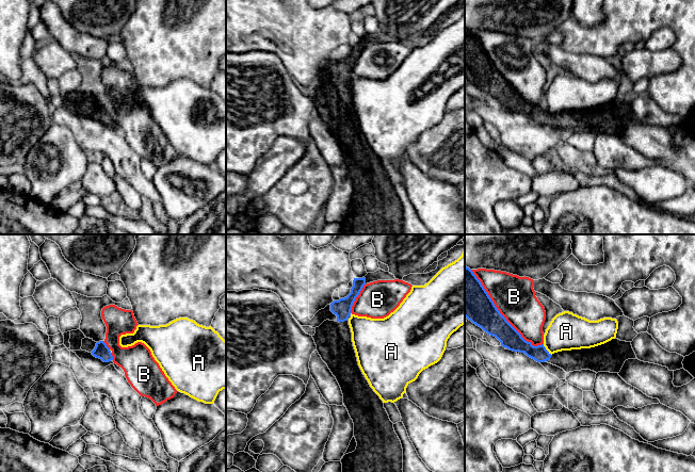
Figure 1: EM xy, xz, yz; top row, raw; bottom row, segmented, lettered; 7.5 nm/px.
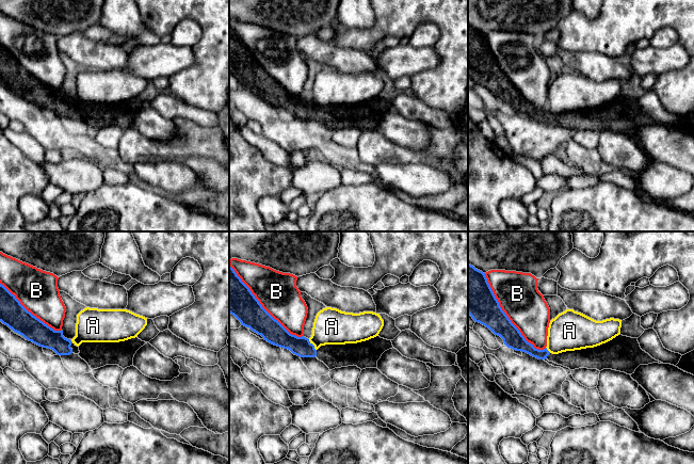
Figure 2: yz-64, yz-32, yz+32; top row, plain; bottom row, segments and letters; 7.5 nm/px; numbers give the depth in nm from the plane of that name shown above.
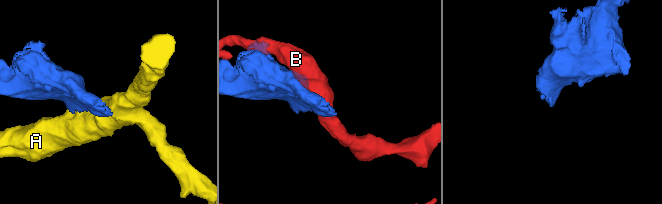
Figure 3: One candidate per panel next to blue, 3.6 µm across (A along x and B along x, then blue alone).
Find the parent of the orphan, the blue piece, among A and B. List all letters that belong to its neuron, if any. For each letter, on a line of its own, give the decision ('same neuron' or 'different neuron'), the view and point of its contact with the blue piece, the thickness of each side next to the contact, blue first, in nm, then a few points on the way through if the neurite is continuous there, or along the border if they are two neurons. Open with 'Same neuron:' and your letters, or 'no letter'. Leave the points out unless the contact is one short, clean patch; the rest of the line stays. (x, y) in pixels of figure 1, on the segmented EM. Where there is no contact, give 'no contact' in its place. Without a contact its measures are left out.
Same neuron: no letter
A: different neuron | yz (546, 350) | 140/280 nm | along yz (543, 344), (551, 355)
B: different neuron | yz (500, 313) | 260/320 nm

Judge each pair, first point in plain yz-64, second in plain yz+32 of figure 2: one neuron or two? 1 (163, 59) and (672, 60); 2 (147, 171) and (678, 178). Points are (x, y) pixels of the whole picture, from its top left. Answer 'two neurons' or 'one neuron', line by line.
1: one neuron
2: one neuron

